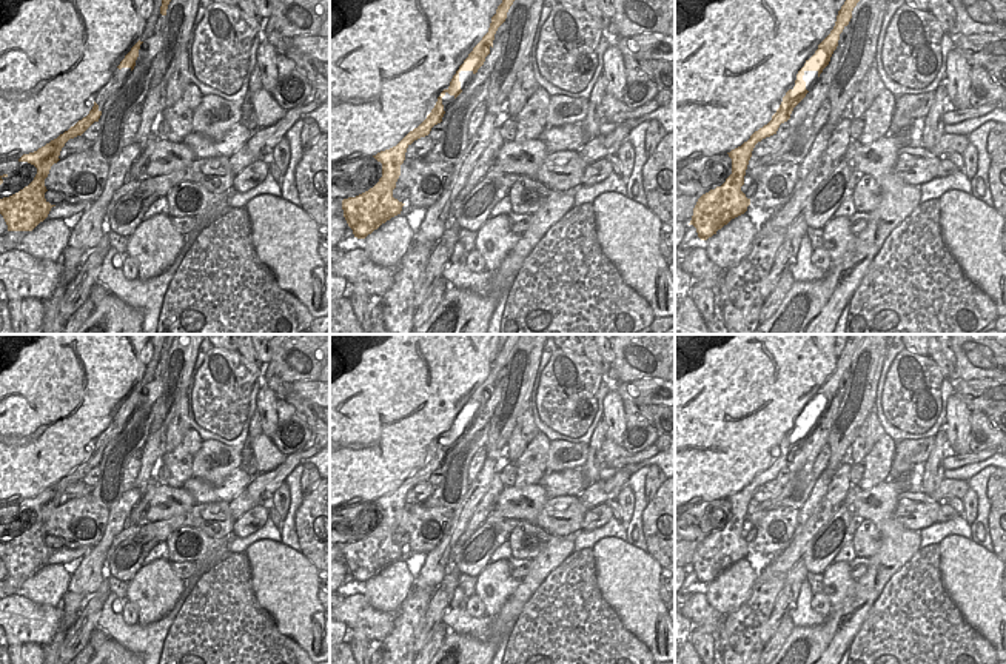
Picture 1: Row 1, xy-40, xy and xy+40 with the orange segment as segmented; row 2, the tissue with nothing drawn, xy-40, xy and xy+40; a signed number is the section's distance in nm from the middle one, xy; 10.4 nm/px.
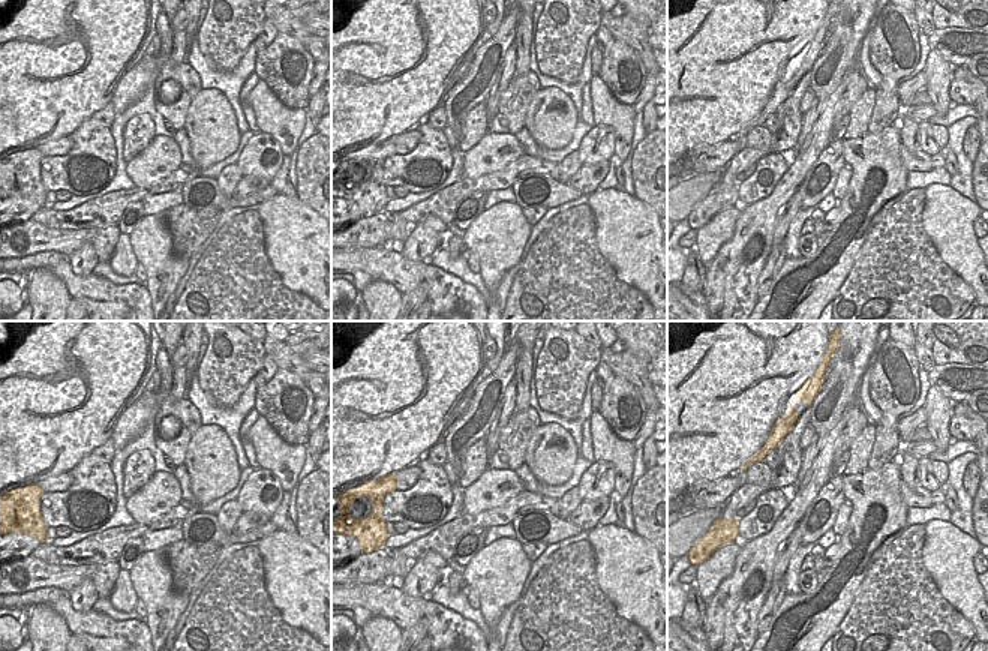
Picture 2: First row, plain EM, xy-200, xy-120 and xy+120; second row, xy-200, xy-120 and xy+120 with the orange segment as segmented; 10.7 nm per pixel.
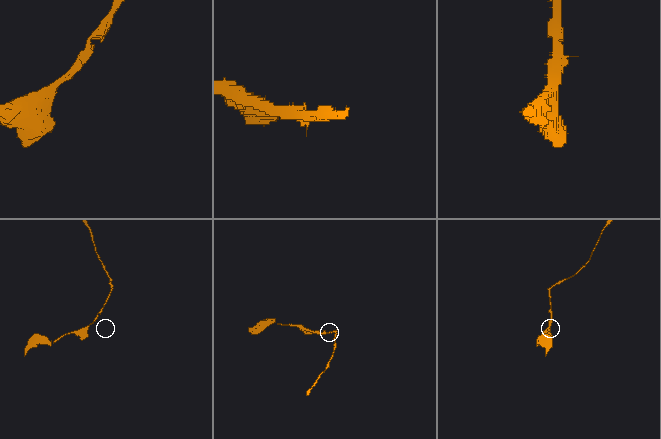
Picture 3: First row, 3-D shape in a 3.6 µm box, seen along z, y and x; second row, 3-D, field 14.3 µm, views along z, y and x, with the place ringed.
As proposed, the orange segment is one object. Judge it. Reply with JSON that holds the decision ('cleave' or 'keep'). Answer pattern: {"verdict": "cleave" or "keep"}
{"verdict": "keep"}

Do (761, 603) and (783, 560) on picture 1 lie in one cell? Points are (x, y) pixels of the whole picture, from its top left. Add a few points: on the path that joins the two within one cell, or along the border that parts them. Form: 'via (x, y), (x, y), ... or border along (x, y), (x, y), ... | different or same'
via (764, 592), (777, 570) | same

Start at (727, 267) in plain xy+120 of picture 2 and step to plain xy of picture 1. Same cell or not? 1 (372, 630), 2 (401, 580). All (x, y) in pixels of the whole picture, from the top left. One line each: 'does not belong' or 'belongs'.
1: does not belong
2: does not belong

